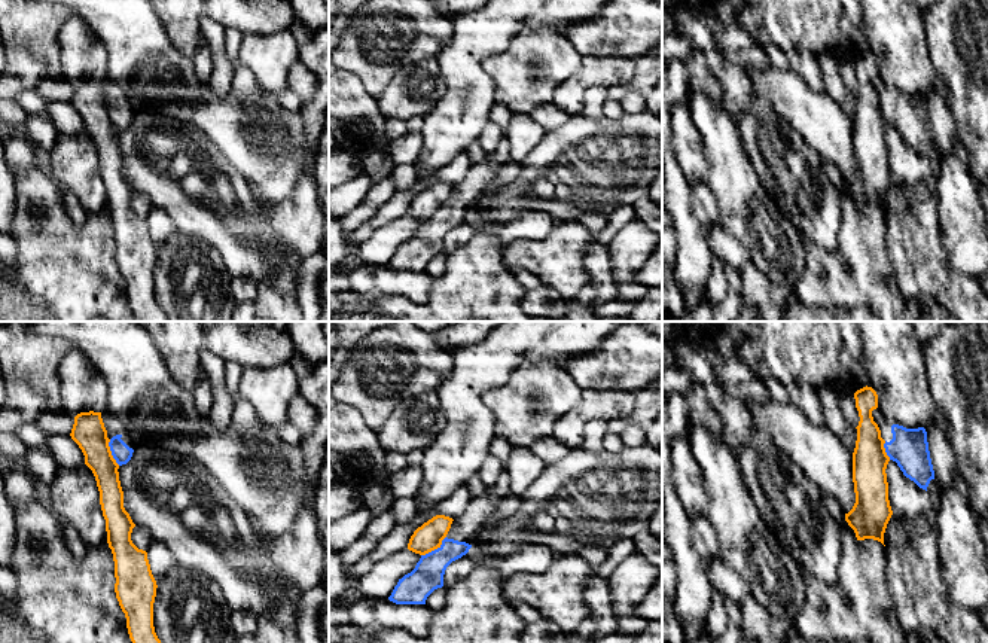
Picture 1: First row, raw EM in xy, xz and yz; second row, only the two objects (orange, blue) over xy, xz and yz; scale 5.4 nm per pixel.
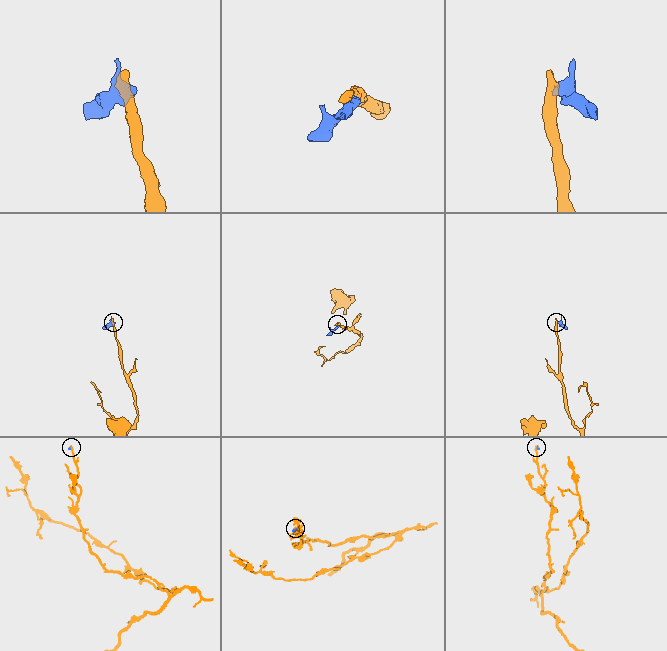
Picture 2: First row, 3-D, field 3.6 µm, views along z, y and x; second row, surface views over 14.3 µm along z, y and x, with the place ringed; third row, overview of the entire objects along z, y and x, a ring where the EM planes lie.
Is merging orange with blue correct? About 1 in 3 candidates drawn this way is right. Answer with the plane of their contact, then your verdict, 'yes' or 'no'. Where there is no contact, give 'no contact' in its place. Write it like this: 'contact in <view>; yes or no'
contact in xz; no

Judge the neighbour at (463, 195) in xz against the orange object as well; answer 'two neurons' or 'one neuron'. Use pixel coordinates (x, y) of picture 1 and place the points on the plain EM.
two neurons

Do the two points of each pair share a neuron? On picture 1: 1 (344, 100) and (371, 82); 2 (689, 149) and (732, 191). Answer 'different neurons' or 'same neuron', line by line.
1: different neurons
2: different neurons

